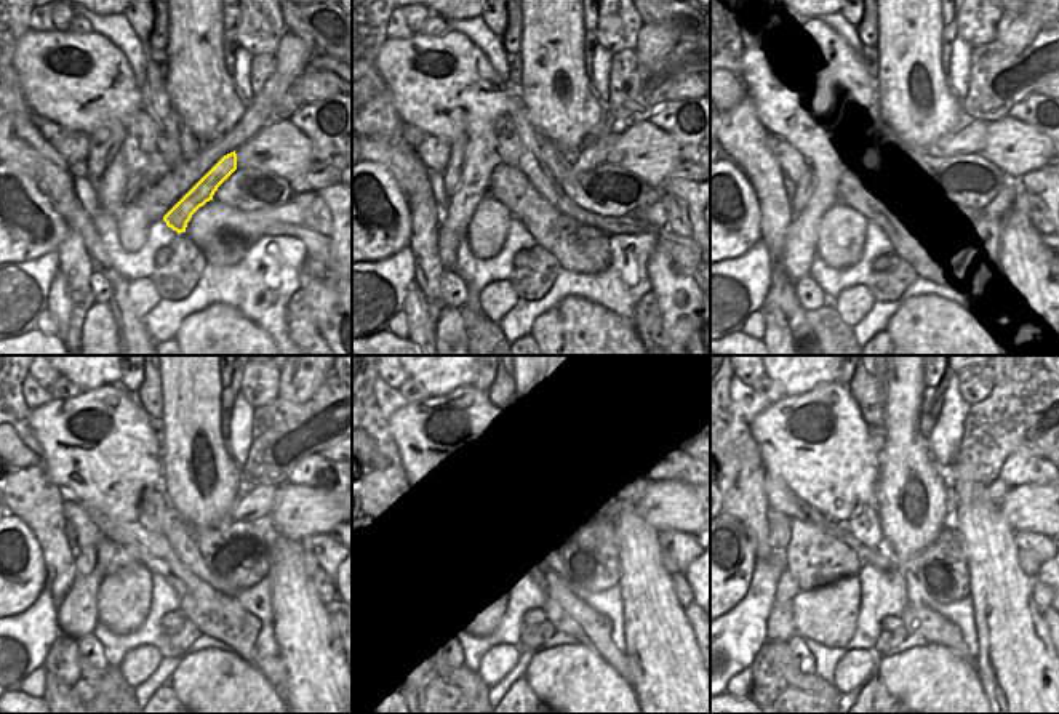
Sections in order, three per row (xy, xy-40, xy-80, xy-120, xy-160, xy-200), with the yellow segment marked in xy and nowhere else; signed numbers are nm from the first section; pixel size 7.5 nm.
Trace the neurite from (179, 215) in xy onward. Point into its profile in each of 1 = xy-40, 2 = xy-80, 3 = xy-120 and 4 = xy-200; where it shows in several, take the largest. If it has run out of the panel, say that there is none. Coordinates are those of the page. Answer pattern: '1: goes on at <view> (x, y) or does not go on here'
1: goes on at xy-40 (594, 154)
2: goes on at xy-80 (970, 141)
3: goes on at xy-120 (259, 500)
4: goes on at xy-200 (995, 492)

